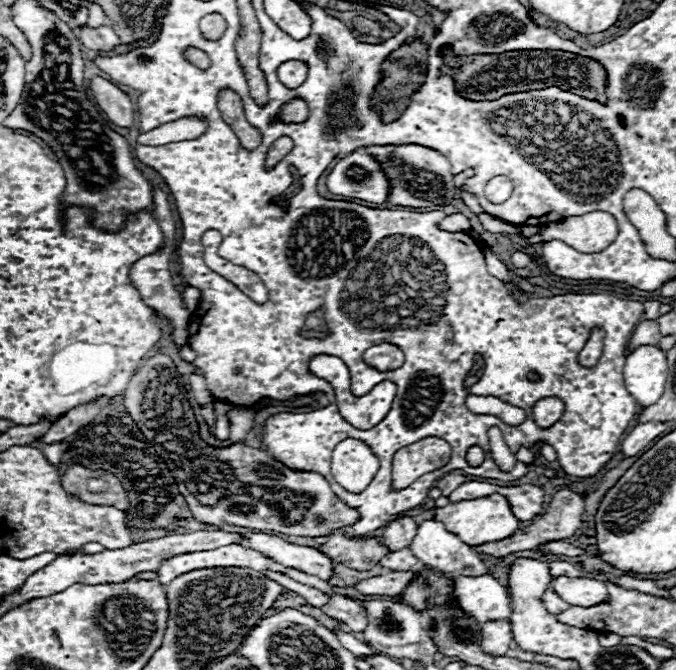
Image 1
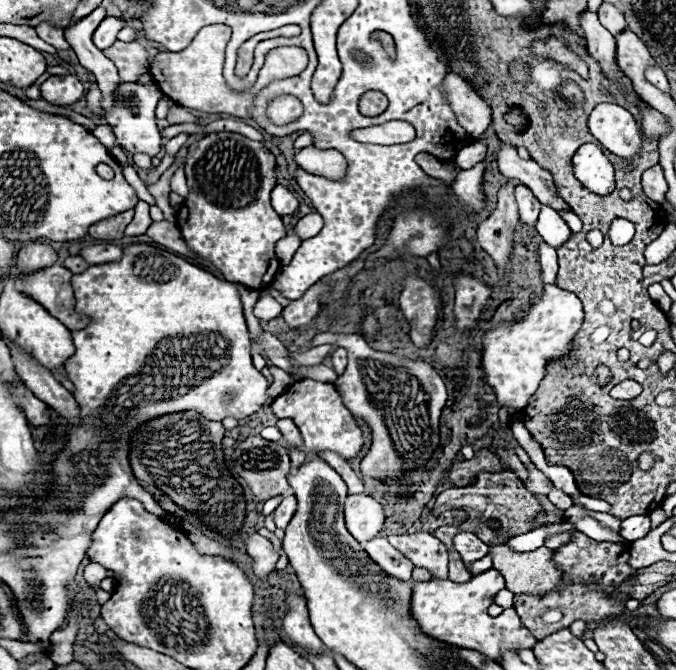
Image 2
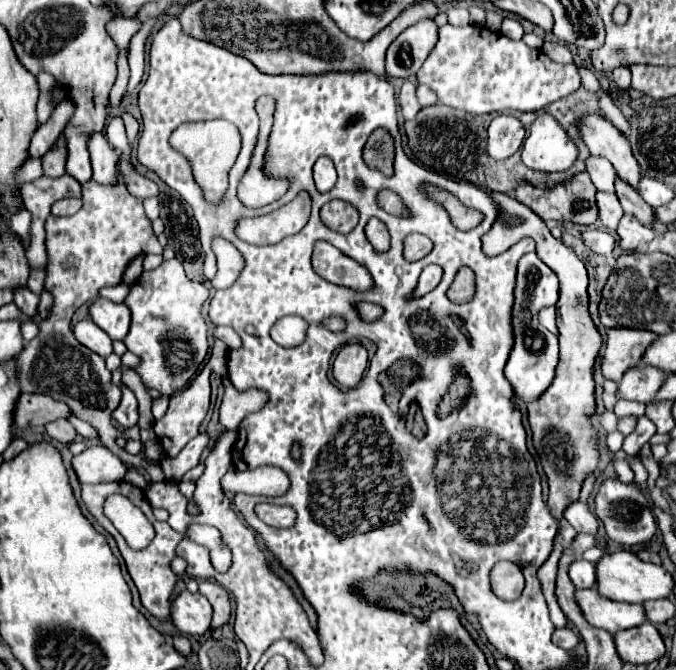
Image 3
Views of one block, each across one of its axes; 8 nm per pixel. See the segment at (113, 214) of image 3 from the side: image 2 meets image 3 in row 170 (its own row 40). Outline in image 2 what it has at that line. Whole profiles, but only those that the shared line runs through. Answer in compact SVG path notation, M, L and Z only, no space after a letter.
M116 40L110 48L104 48L102 54L116 64L124 82L136 82L138 76L146 74L148 66L150 66L148 52L138 42Z

